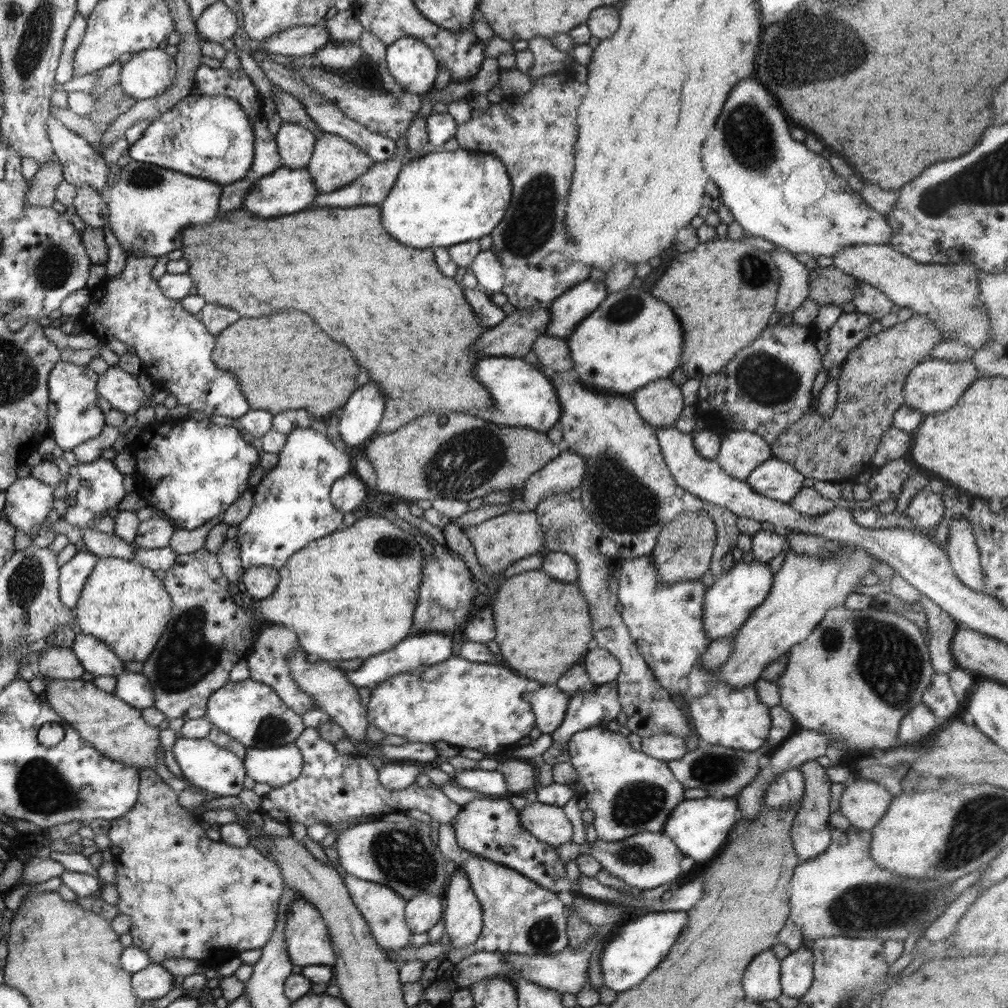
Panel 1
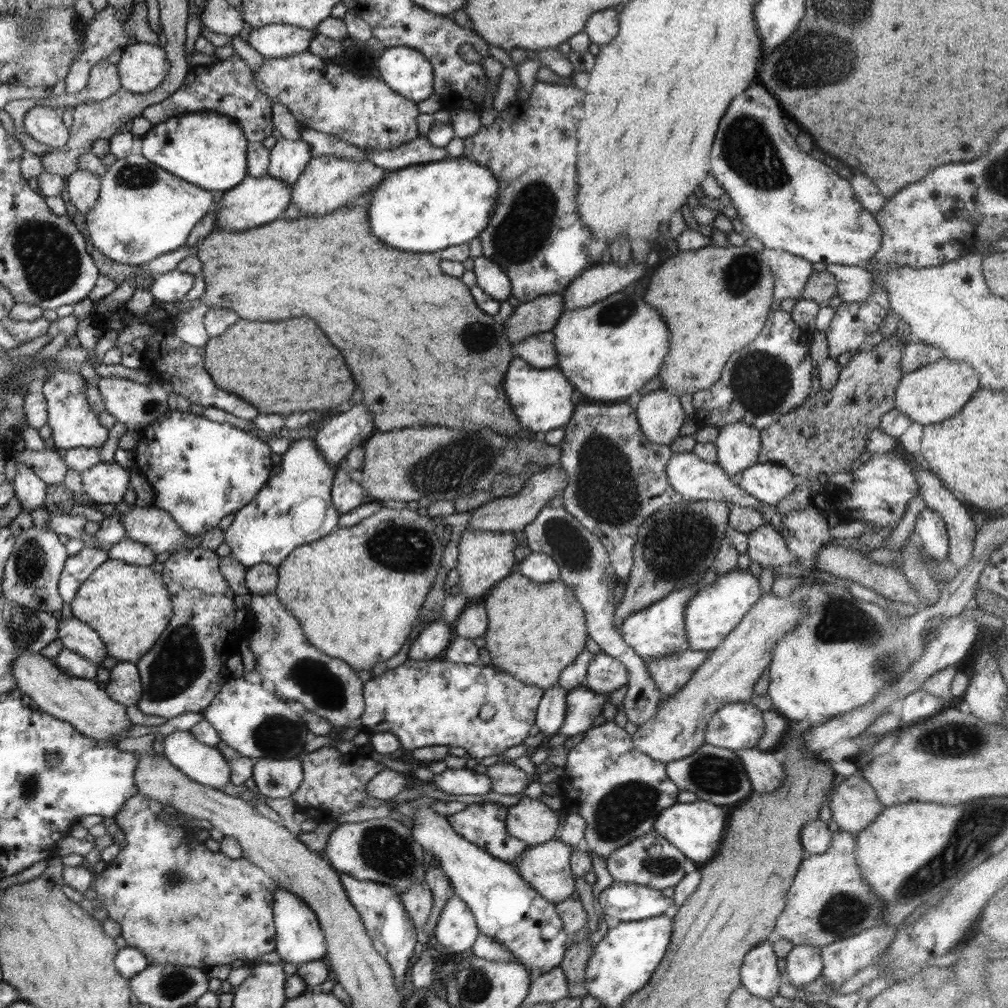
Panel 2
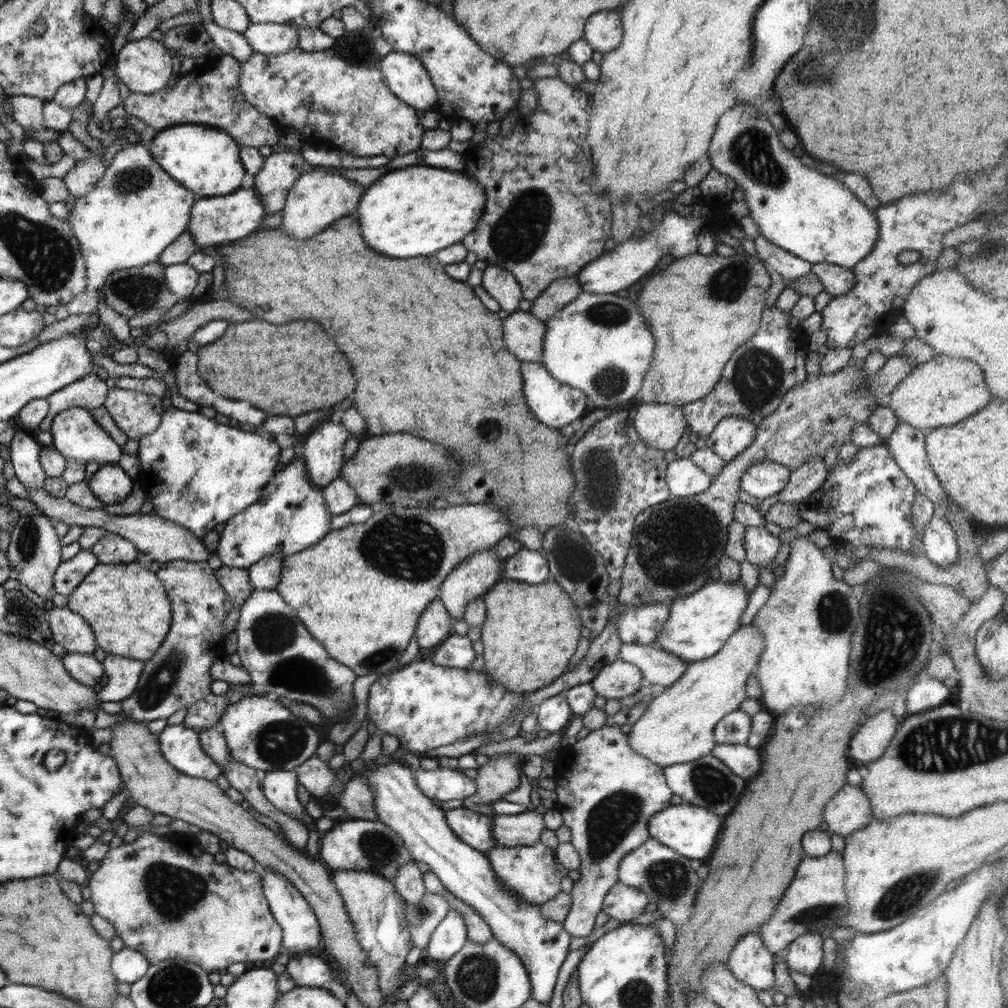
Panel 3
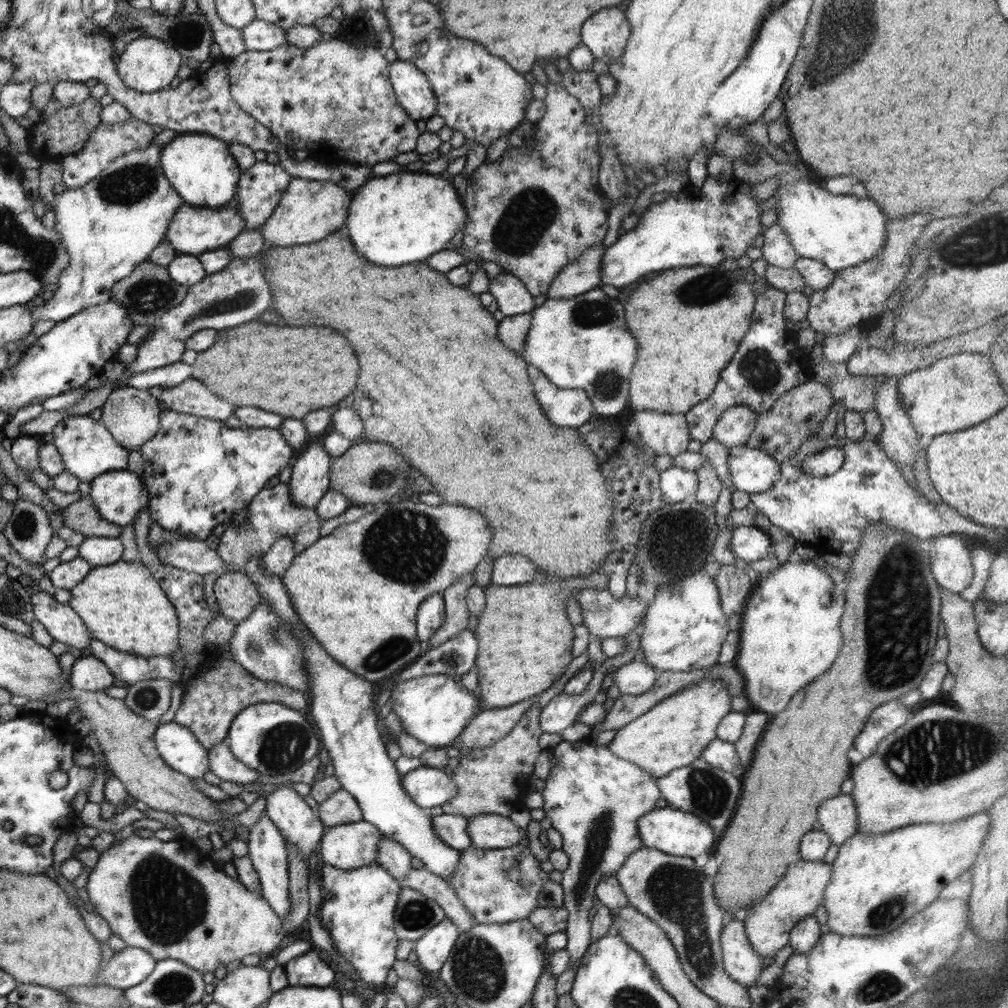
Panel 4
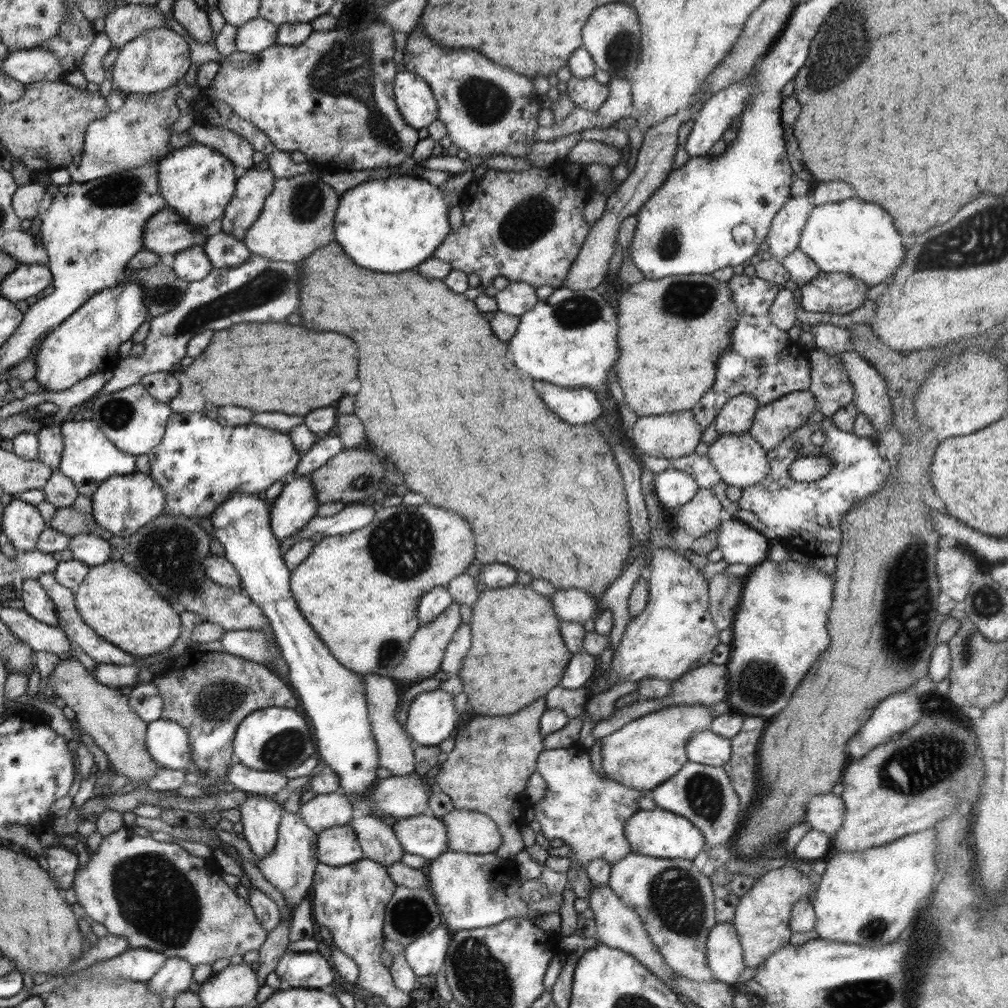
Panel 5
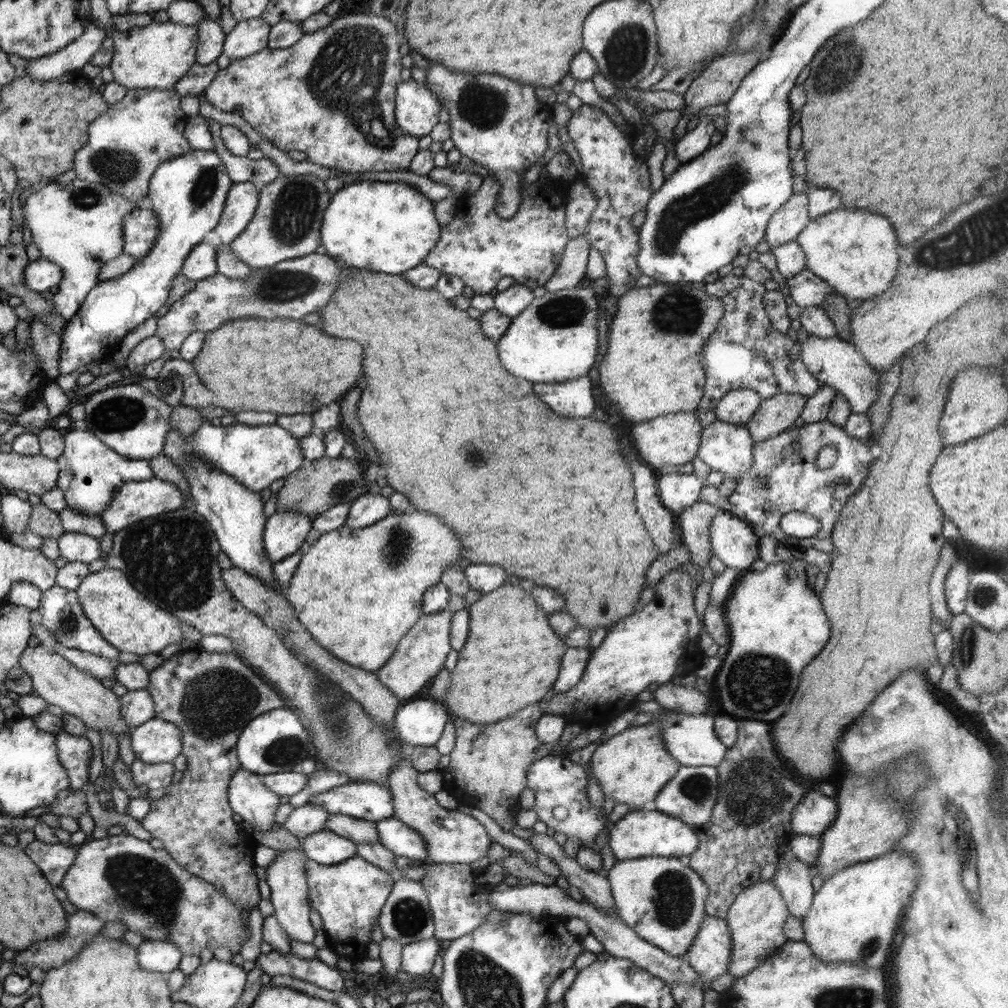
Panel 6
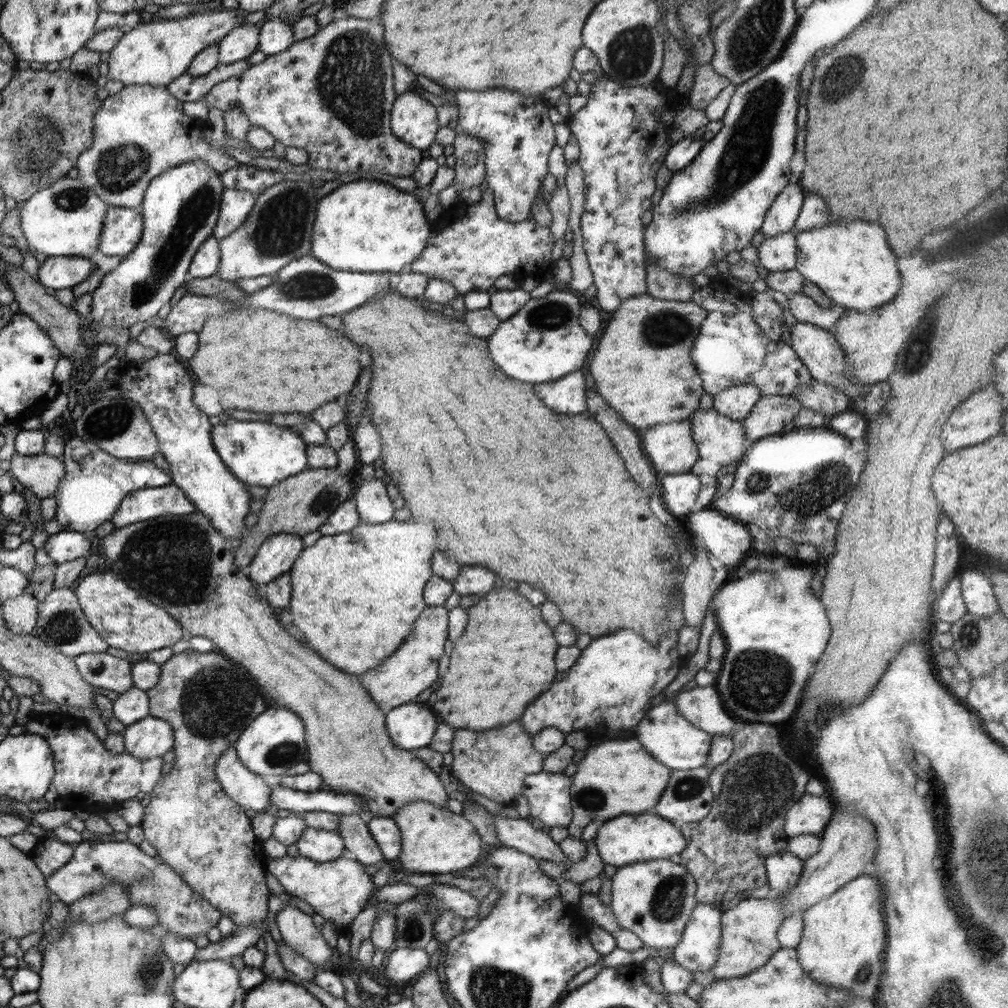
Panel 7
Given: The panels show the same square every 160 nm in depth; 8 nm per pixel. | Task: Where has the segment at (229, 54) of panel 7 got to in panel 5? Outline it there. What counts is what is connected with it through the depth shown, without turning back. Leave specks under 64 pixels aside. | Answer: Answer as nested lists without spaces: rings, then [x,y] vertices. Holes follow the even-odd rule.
[[[255,18],[237,27],[236,46],[238,51],[257,53],[274,46],[279,26],[269,20]]]

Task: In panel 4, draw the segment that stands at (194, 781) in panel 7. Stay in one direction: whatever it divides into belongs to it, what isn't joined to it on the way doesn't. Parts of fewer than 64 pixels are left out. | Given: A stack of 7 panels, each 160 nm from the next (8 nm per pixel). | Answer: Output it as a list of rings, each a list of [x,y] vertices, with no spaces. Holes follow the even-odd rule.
[[[220,657],[212,665],[204,666],[203,663],[203,666],[197,669],[197,675],[198,677],[194,678],[187,690],[184,686],[182,703],[173,721],[189,728],[208,750],[226,740],[233,720],[246,707],[256,703],[275,702],[304,713],[309,705],[307,694],[276,685],[276,683],[262,682],[234,659]]]

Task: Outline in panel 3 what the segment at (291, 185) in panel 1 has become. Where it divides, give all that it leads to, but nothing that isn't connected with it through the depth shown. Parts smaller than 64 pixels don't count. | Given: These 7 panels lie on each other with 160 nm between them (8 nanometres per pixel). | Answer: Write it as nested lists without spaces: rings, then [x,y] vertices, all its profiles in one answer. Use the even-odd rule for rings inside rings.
[[[241,187],[231,195],[212,198],[198,198],[192,208],[192,219],[186,231],[190,231],[195,243],[200,249],[204,247],[219,247],[252,235],[268,215],[262,206],[259,194],[254,187]]]

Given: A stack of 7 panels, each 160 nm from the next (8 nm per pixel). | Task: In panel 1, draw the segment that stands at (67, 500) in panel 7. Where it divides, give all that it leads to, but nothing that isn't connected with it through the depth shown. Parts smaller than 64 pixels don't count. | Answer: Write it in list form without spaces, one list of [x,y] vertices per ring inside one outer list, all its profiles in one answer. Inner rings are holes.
[[[62,361],[58,368],[50,371],[50,429],[52,439],[63,451],[72,451],[81,447],[88,440],[101,436],[105,430],[105,413],[102,412],[97,401],[100,394],[97,392],[99,374],[89,365],[77,365]]]

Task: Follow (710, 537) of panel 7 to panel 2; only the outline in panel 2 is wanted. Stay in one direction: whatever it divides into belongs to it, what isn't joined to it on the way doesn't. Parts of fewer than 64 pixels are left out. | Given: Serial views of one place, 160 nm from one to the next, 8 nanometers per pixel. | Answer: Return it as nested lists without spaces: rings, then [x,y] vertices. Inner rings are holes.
[[[762,525],[747,534],[747,553],[762,567],[792,566],[797,562],[780,532],[772,525]]]

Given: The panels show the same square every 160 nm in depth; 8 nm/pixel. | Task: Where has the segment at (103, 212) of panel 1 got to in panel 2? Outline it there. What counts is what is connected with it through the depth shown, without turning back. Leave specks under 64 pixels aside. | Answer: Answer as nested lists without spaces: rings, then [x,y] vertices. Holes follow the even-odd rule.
[[[80,170],[73,172],[67,180],[66,192],[70,195],[70,202],[77,208],[77,212],[86,215],[100,199],[101,177],[91,171]]]

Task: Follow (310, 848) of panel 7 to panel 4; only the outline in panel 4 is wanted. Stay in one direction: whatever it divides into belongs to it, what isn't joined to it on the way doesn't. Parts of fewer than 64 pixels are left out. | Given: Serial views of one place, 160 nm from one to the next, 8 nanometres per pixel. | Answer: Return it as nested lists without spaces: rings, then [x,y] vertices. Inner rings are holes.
[[[364,819],[327,827],[320,839],[320,863],[346,870],[374,863],[381,844],[380,831]]]

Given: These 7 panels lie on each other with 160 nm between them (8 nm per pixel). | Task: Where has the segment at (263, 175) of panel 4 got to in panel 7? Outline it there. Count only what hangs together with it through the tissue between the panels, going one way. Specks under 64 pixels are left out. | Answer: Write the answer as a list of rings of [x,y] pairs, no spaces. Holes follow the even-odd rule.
[[[225,188],[221,196],[220,218],[217,219],[213,237],[225,239],[245,223],[256,203],[256,196],[249,190]]]

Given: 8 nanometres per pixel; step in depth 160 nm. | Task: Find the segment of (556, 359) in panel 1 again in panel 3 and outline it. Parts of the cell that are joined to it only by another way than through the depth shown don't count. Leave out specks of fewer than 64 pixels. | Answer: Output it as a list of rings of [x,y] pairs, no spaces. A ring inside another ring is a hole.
[[[518,310],[503,320],[506,348],[521,361],[542,362],[544,335],[545,323],[529,311]]]

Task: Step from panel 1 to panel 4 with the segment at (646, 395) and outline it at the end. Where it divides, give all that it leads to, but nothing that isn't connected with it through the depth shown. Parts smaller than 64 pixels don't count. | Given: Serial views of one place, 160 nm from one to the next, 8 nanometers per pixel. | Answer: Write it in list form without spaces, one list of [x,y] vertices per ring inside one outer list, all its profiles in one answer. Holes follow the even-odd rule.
[[[636,411],[632,421],[638,425],[645,448],[657,455],[675,457],[687,451],[692,440],[685,414]]]

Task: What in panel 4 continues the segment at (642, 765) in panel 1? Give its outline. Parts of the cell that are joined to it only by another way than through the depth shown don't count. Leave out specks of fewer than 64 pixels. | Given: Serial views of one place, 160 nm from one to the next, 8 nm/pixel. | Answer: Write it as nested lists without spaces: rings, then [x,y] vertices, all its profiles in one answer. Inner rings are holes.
[[[591,736],[576,742],[562,740],[550,752],[553,764],[548,778],[544,779],[546,785],[541,794],[544,799],[545,816],[552,821],[552,827],[560,832],[563,838],[561,849],[569,858],[568,868],[562,871],[564,879],[560,882],[564,897],[563,908],[569,913],[565,931],[568,940],[565,950],[569,953],[569,966],[574,963],[580,964],[592,944],[588,919],[590,909],[594,907],[596,885],[600,883],[601,876],[618,872],[626,859],[643,847],[638,832],[638,819],[657,808],[656,802],[662,798],[662,793],[654,775],[642,770],[637,764],[616,756],[609,746],[594,744]]]

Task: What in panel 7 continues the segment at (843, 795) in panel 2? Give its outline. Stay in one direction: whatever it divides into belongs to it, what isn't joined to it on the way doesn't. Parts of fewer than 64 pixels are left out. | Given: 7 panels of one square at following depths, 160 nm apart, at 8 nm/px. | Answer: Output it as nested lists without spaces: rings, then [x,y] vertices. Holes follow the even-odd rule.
[[[806,792],[786,811],[785,833],[789,837],[820,836],[835,811],[827,794],[816,796]]]

